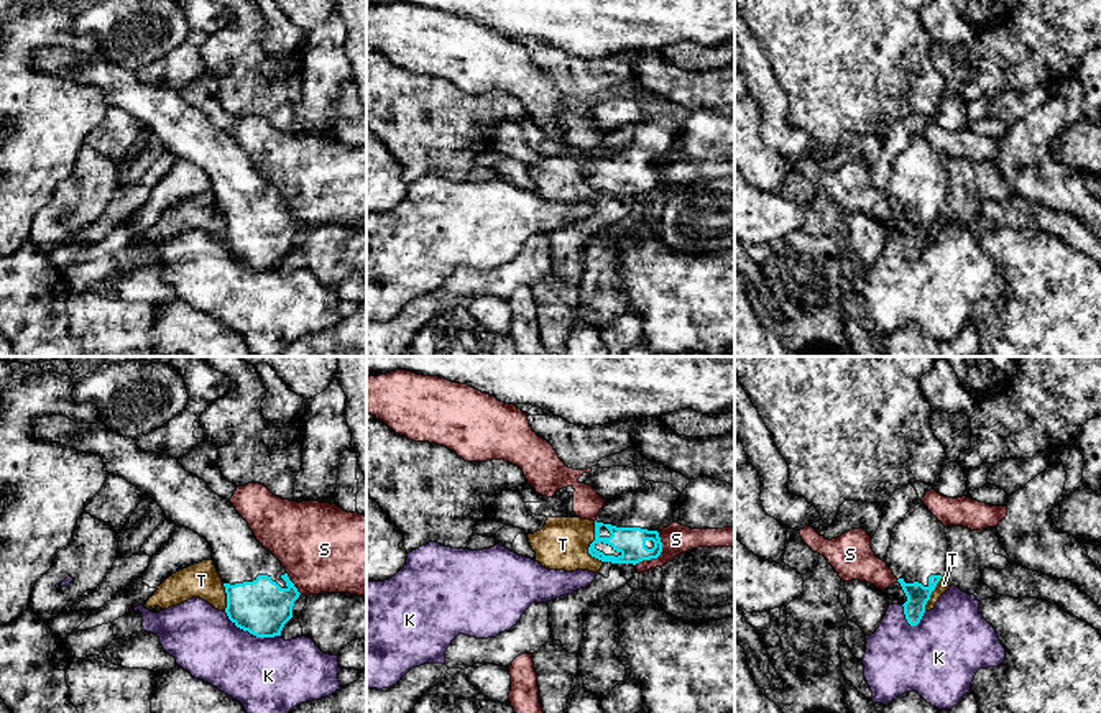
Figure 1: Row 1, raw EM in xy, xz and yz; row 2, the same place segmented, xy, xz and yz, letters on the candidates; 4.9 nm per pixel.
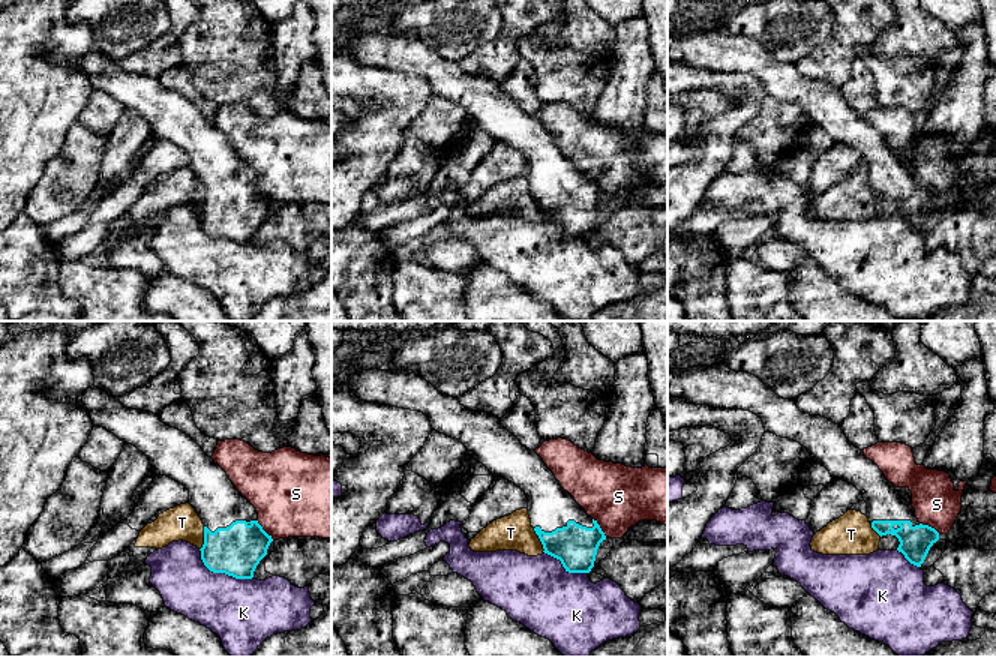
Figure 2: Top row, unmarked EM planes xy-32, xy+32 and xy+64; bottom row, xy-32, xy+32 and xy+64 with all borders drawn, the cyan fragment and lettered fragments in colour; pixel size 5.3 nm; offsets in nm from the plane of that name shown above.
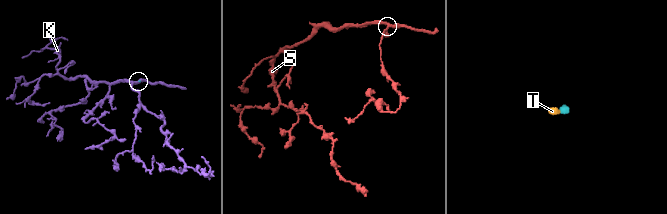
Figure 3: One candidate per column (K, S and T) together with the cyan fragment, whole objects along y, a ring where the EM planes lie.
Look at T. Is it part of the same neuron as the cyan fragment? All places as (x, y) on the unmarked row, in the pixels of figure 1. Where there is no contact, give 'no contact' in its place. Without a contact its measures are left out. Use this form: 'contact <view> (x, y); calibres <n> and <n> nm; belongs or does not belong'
contact xz (590, 176); calibres 140 and 260 nm; does not belong

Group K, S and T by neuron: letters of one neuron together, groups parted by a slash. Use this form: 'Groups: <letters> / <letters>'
Groups: K / S / T

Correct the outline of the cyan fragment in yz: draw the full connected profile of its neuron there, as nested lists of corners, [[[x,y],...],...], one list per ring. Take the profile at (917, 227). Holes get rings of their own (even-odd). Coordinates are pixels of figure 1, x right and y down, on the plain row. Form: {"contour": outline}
{"contour": [[[920,131],[894,158],[886,196],[907,228],[902,237],[905,251],[917,258],[932,223],[948,200],[945,158]]]}

